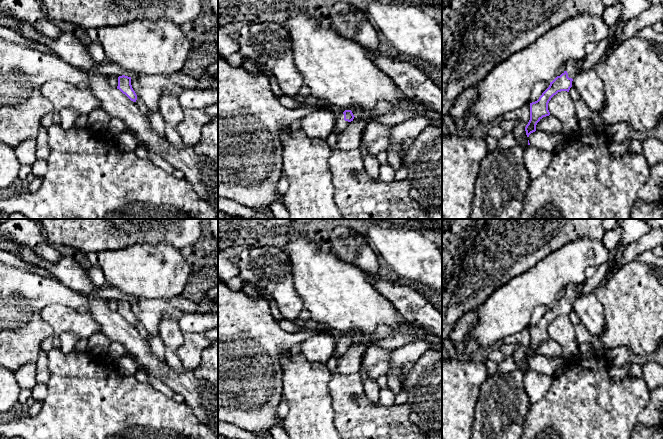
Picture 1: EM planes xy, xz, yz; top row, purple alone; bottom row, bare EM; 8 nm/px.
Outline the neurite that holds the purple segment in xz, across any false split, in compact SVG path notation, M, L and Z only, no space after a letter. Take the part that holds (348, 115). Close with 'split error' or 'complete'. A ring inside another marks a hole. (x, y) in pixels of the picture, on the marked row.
M345 110L342 112L338 119L335 121L334 132L339 133L345 129L351 121L354 119L354 115L351 110Z; split error

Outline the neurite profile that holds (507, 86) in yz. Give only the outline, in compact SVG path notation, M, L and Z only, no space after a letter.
M579 14L551 28L531 45L501 61L474 86L477 97L468 108L466 118L475 116L480 123L490 125L500 121L506 112L529 103L532 88L537 82L552 82L560 67L565 67L569 60L583 59L586 45L607 39L608 32L609 26L602 16L591 14Z

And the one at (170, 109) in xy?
M165 90L160 97L159 112L166 124L176 128L184 117L179 95Z

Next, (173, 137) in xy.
M166 124L164 128L164 134L170 144L175 147L182 148L185 142L181 139L179 133L176 131L175 128Z

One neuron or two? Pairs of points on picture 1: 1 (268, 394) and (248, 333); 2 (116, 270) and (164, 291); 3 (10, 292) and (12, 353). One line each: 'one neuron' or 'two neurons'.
1: one neuron
2: one neuron
3: one neuron

